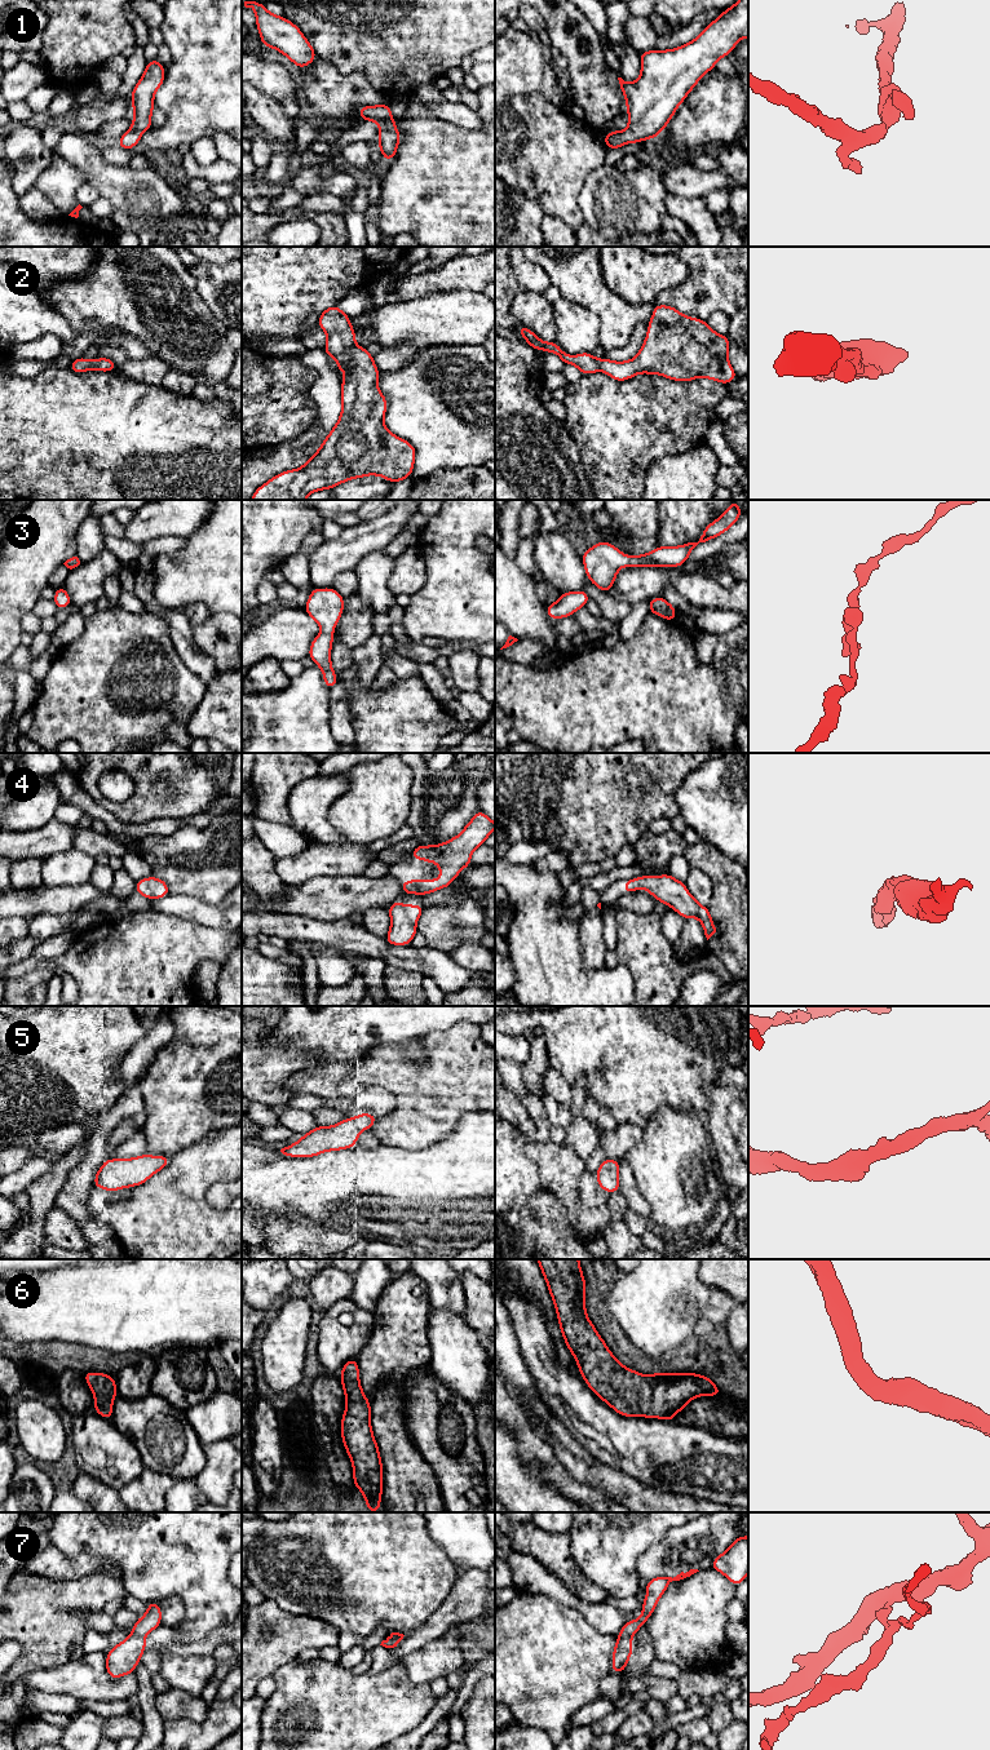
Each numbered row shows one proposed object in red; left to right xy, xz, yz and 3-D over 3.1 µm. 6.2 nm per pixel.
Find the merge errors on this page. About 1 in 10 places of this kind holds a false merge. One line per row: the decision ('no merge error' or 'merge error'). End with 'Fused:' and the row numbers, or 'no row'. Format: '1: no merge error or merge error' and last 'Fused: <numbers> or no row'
1: no merge error
2: no merge error
3: no merge error
4: no merge error
5: no merge error
6: no merge error
7: merge error
Fused: 7

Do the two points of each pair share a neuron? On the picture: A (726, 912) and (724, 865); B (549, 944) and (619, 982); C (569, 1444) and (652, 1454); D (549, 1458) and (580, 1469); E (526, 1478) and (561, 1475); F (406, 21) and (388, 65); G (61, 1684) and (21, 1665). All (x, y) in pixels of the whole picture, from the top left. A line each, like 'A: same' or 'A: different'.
A: same
B: same
C: different
D: different
E: different
F: same
G: different

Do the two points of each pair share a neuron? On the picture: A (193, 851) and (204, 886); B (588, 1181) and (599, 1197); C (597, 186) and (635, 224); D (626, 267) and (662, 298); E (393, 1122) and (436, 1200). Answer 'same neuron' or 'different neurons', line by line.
A: same neuron
B: same neuron
C: same neuron
D: different neurons
E: different neurons

